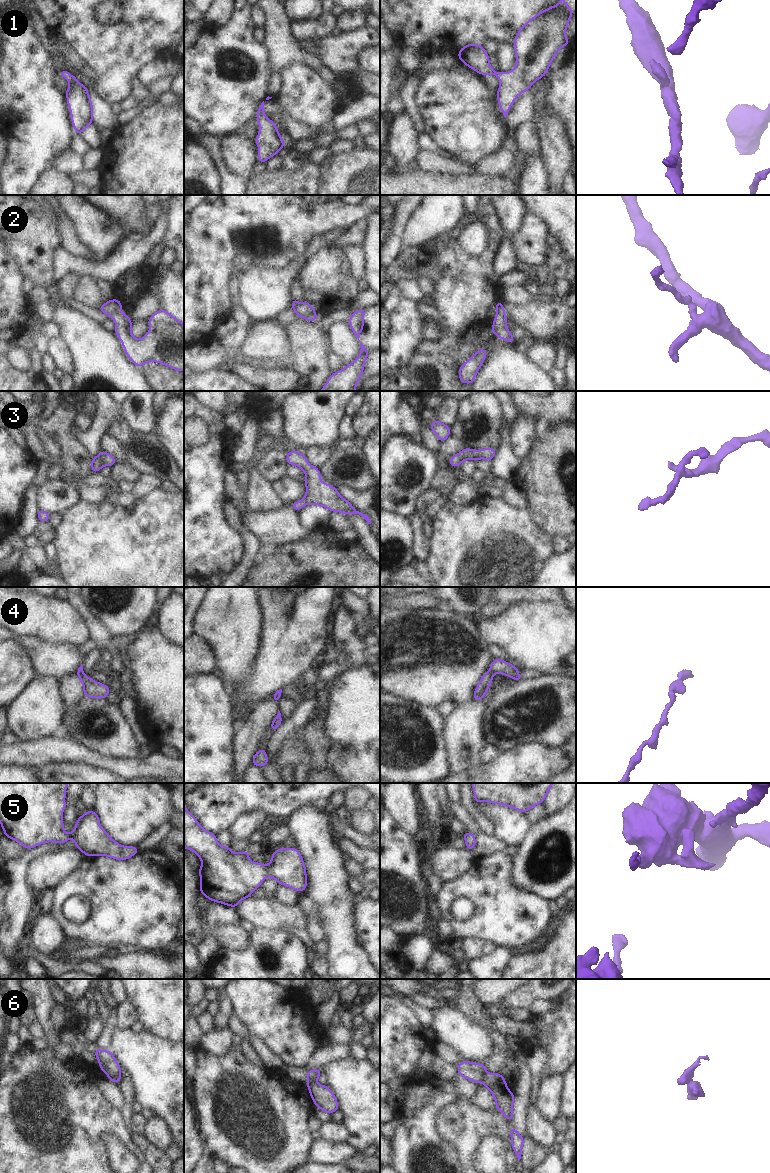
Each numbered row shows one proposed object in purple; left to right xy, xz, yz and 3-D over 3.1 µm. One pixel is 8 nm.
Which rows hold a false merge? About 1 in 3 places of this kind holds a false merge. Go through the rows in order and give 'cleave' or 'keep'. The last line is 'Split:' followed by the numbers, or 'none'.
1: keep
2: keep
3: keep
4: keep
5: keep
6: cleave
Split: 6

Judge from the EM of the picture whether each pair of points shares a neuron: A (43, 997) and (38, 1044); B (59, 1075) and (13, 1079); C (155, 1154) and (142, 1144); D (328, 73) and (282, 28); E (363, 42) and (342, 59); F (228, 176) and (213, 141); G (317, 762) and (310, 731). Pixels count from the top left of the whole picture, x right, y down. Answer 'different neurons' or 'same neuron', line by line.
A: different neurons
B: same neuron
C: same neuron
D: same neuron
E: same neuron
F: same neuron
G: same neuron

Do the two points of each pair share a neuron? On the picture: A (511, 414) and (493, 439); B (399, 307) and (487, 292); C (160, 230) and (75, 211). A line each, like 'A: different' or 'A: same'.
A: different
B: different
C: different

